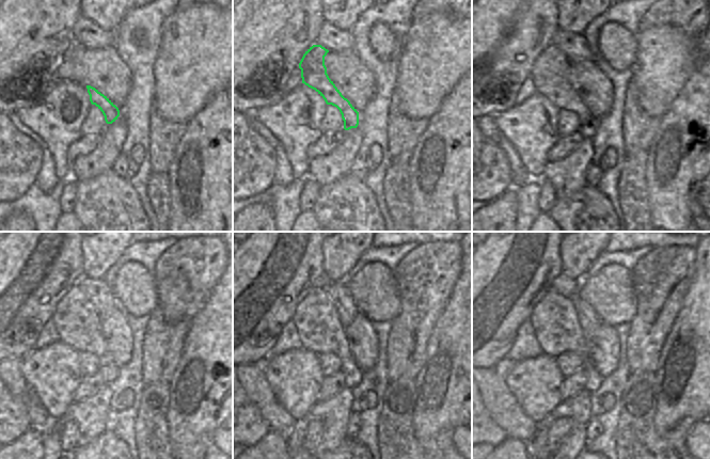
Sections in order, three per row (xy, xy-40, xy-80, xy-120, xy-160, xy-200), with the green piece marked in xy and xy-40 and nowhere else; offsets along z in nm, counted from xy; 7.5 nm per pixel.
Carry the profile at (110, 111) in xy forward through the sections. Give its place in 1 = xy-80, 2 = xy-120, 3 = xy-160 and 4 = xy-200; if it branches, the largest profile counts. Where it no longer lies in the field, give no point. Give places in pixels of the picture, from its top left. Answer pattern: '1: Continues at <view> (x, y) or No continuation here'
1: Continues at xy-80 (550, 70)
2: Continues at xy-120 (76, 320)
3: Continues at xy-160 (317, 323)
4: Continues at xy-200 (554, 320).

